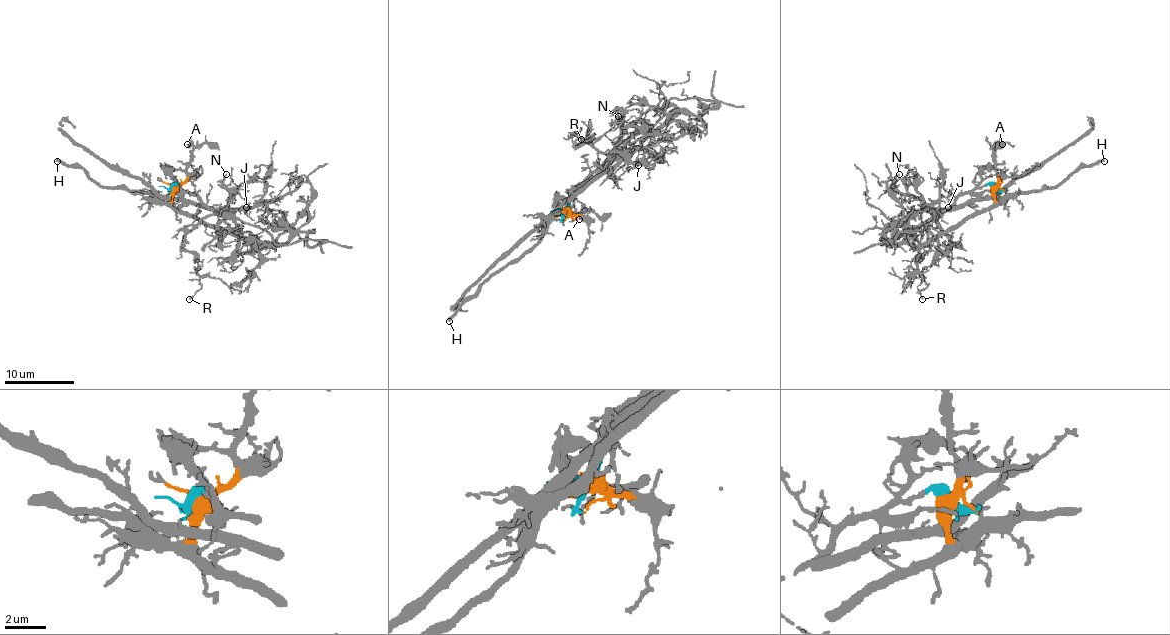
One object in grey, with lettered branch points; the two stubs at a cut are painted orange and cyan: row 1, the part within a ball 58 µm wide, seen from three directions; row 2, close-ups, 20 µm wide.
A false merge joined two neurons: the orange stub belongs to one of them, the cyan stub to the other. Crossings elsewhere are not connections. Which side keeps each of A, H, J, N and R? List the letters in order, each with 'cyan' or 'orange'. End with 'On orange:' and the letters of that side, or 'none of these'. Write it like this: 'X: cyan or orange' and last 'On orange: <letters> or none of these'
A: orange
H: orange
J: cyan
N: cyan
R: cyan
On orange: A, H

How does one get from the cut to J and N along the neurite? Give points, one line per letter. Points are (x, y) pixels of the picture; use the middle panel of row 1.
J: (563, 222), (562, 213), (569, 206), (570, 194), (600, 166), (611, 164), (621, 155), (637, 150), (639, 166)
N: (563, 222), (562, 213), (569, 206), (570, 194), (616, 154), (621, 133), (618, 115)

